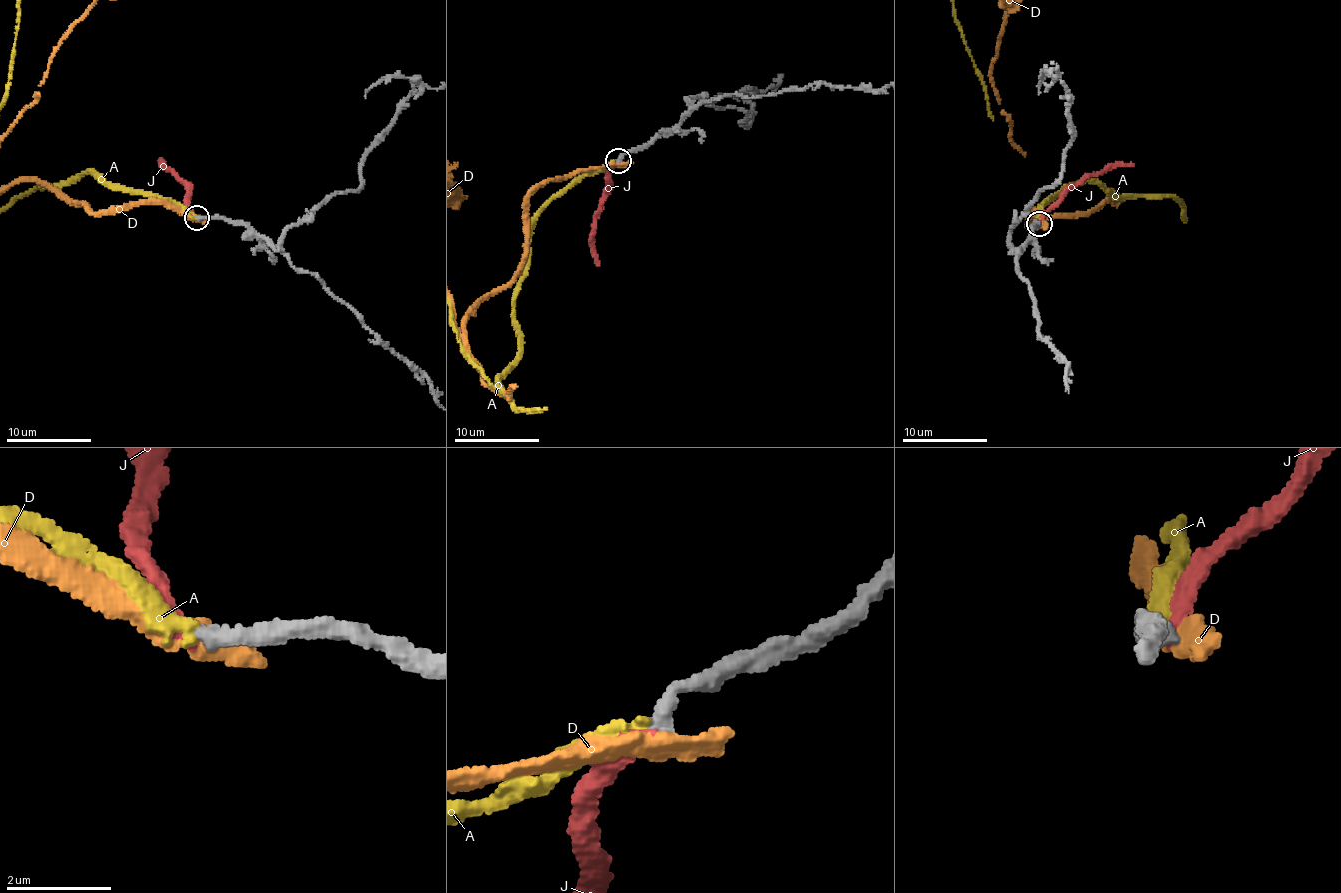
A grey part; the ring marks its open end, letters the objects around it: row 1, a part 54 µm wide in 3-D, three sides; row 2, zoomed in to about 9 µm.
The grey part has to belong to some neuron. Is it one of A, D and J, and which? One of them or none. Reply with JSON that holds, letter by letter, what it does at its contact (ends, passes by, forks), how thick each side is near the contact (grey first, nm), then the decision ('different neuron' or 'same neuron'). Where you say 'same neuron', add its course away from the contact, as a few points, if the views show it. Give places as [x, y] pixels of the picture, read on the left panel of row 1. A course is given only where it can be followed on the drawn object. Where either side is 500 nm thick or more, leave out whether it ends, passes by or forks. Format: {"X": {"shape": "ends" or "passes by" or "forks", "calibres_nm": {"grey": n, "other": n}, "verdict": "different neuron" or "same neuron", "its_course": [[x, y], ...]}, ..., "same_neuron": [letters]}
{"A": {"shape": "ends", "calibres_nm": {"grey": 320, "other": 320}, "verdict": "different neuron"}, "D": {"shape": "passes by", "calibres_nm": {"grey": 320, "other": 360}, "verdict": "different neuron"}, "J": {"shape": "ends", "calibres_nm": {"grey": 320, "other": 320}, "verdict": "different neuron"}, "same_neuron": []}

